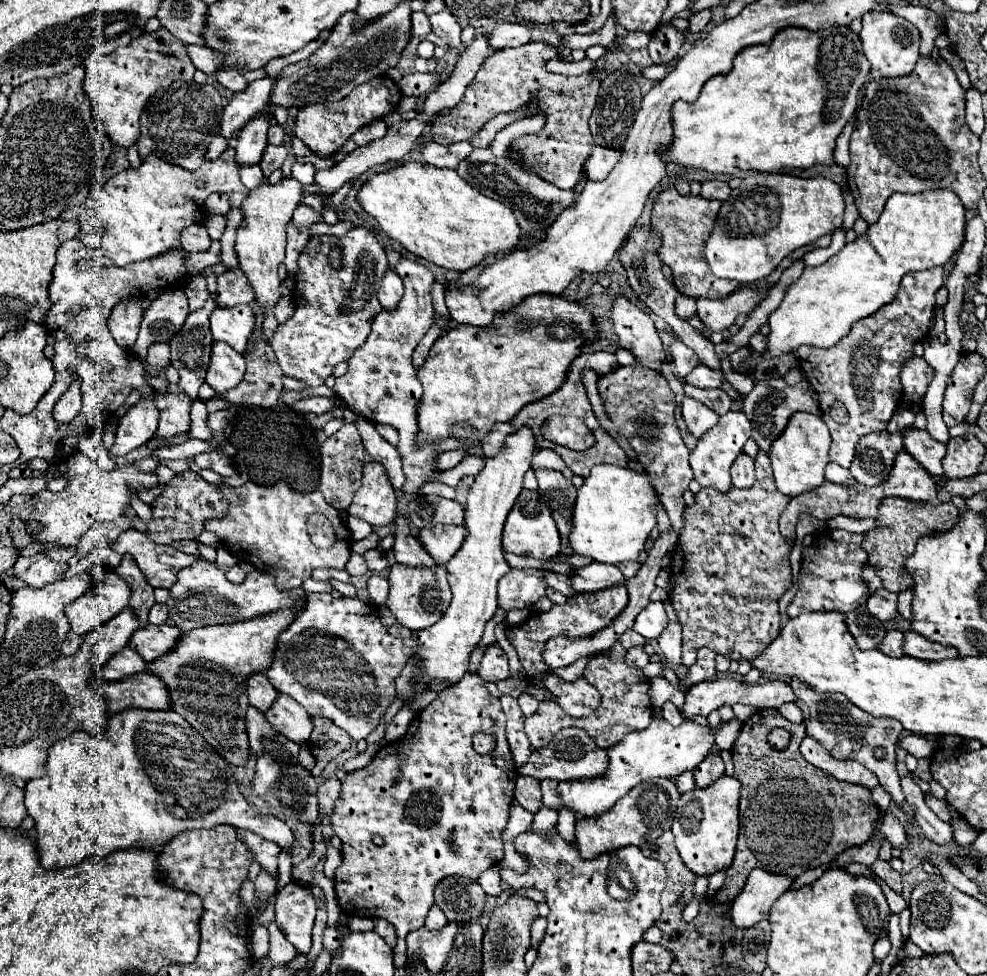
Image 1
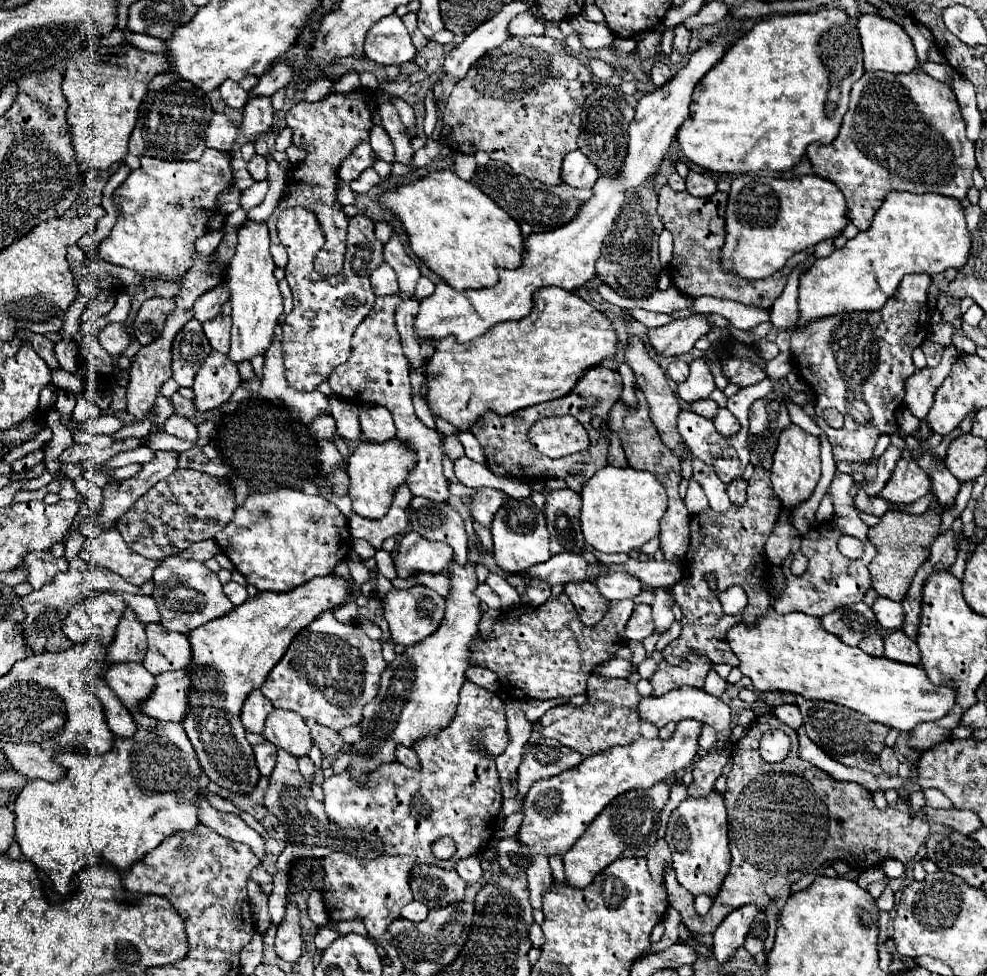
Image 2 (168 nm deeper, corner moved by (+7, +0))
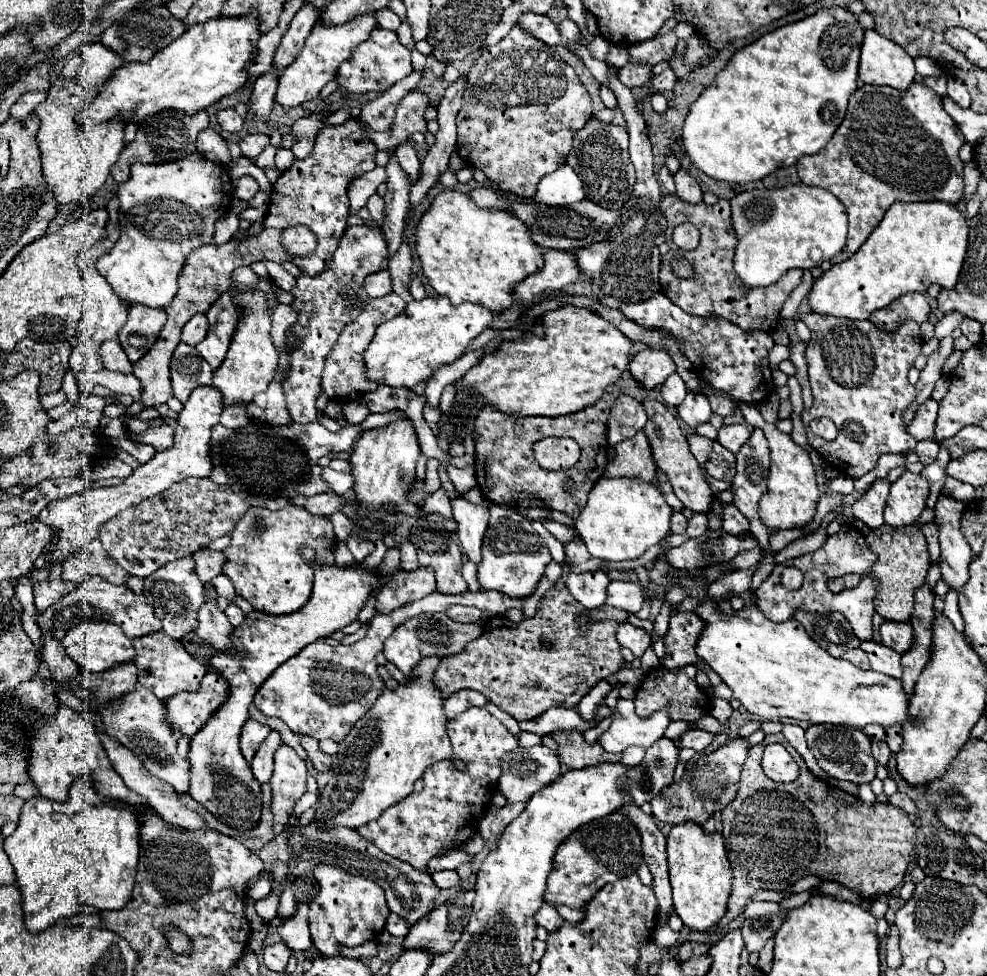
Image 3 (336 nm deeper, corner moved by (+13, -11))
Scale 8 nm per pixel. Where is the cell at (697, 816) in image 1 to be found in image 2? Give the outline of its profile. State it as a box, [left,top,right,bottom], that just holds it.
[665,791,731,897]

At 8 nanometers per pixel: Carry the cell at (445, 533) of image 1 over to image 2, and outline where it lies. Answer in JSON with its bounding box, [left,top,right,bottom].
[395,531,453,579]

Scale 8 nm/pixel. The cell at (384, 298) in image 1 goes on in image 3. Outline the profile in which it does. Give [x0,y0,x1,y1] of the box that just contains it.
[365,270,391,298]

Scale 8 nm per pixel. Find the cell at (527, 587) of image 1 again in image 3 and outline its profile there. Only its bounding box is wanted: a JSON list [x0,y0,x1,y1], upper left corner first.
[565,572,609,610]

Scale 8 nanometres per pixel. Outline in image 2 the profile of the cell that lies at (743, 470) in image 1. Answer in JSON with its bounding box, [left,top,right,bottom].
[727,479,747,505]

